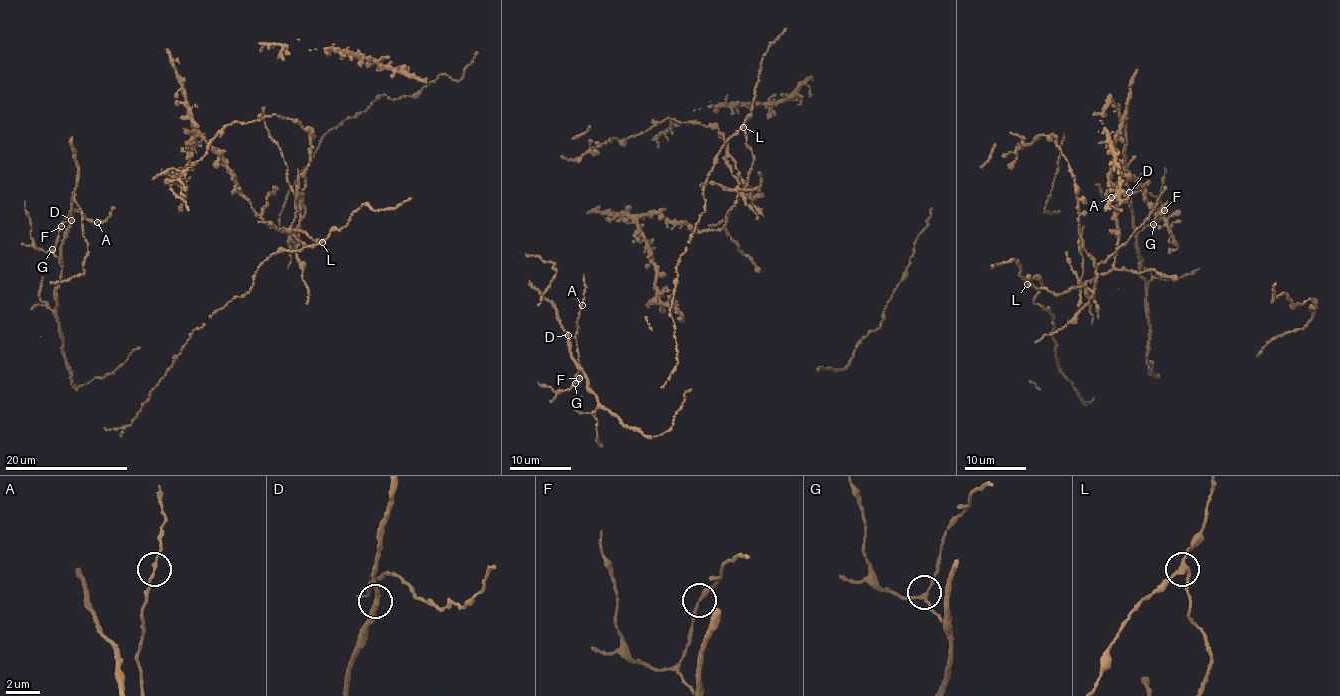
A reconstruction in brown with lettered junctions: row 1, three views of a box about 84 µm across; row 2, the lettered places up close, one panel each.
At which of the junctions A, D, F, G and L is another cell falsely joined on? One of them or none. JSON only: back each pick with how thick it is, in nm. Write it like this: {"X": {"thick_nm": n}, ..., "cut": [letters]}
{"L": {"thick_nm": 200}, "cut": ["L"]}

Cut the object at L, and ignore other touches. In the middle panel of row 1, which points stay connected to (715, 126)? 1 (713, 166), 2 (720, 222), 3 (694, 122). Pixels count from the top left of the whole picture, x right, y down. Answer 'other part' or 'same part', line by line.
1: other part
2: same part
3: same part

